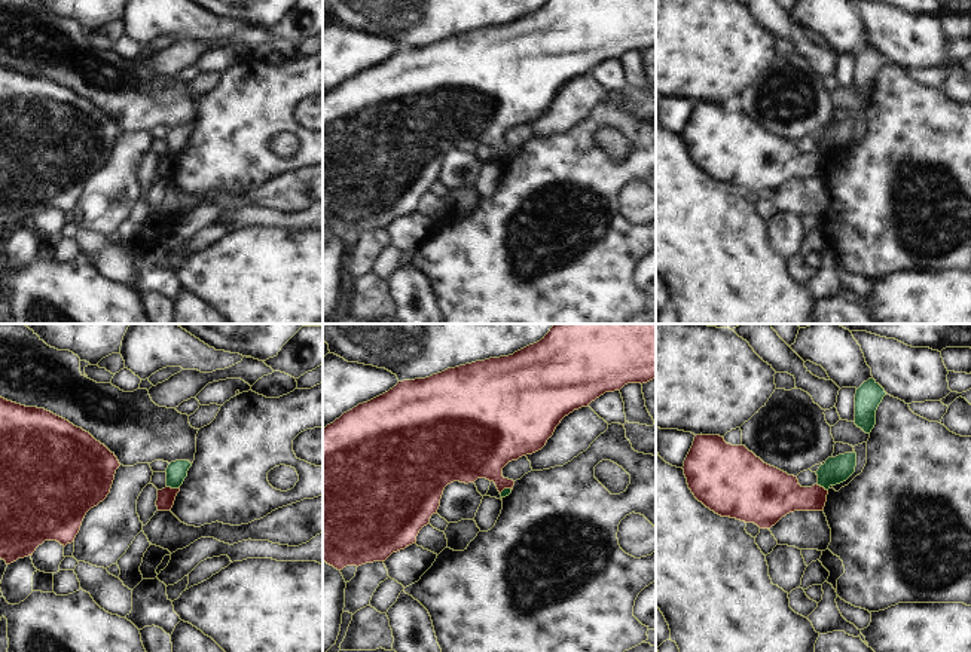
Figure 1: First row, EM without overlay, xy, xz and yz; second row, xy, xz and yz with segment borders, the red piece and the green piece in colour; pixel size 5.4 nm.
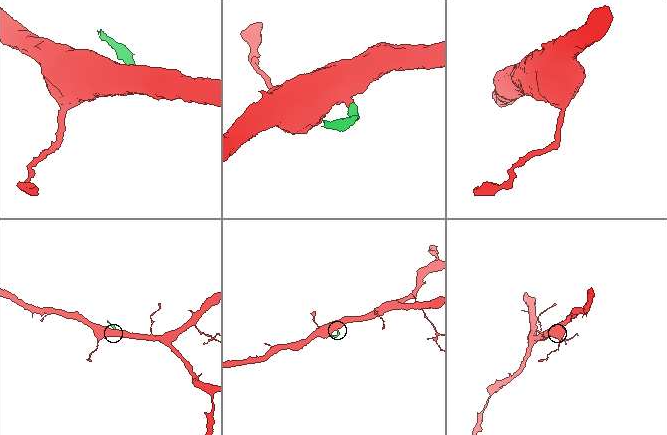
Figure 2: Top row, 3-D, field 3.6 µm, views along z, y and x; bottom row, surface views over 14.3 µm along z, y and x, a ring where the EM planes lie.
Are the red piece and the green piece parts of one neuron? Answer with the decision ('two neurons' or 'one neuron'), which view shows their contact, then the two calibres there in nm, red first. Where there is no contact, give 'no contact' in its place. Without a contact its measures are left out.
two neurons; contact in xy; calibres 100 and 110 nm

